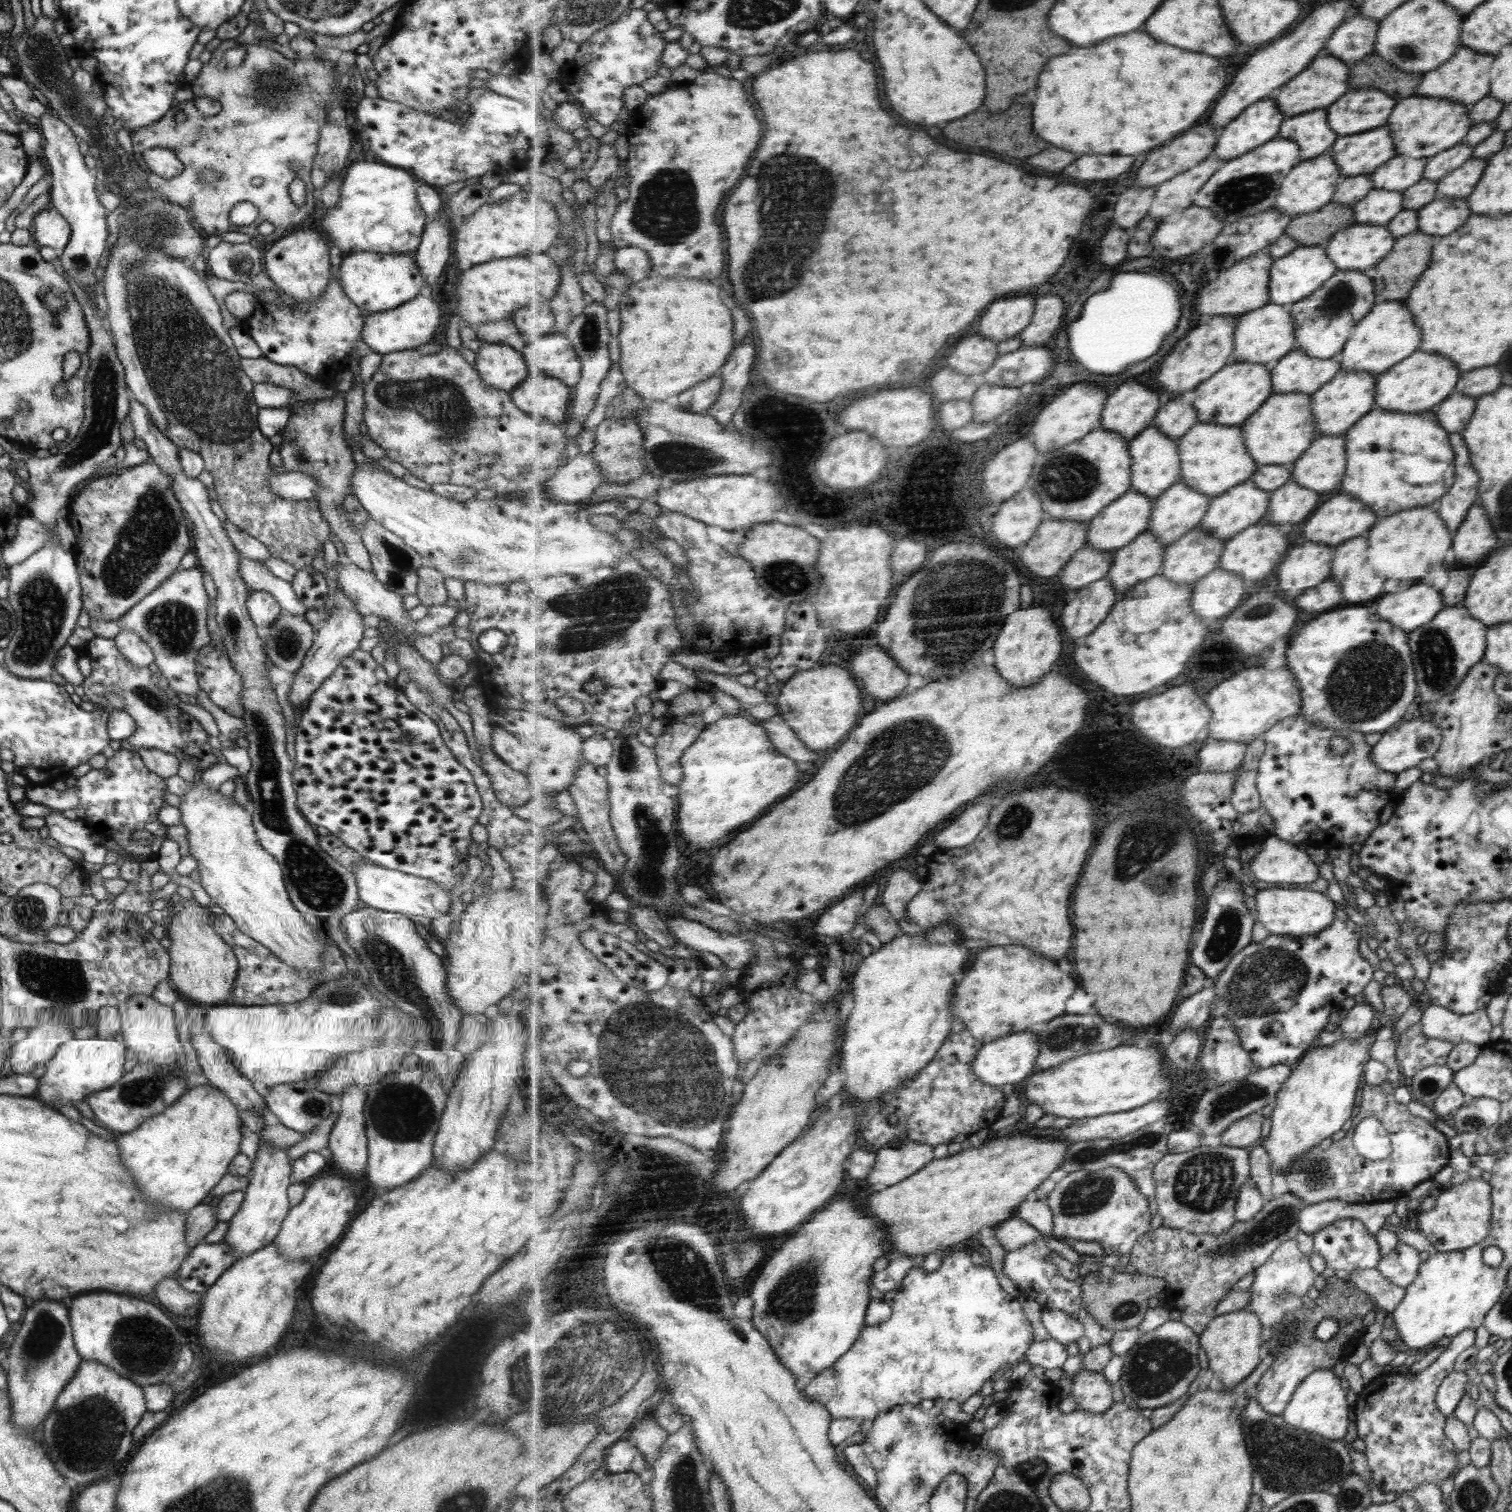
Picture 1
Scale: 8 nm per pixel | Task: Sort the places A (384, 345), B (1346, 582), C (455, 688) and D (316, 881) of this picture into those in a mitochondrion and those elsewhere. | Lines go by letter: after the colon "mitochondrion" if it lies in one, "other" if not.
A: other
B: other
C: other
D: mitochondrion

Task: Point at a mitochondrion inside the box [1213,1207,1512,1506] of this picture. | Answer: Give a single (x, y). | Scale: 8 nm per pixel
(1287, 1463)

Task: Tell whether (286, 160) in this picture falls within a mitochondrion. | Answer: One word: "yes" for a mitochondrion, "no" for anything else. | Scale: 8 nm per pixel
no

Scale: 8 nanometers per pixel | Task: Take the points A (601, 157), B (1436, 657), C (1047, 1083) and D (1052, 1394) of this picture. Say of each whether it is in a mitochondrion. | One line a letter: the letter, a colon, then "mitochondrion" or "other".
A: other
B: mitochondrion
C: other
D: other

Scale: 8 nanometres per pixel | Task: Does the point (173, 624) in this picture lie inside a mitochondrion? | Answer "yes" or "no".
yes

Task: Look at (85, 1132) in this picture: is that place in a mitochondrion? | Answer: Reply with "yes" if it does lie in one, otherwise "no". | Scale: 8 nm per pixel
no

